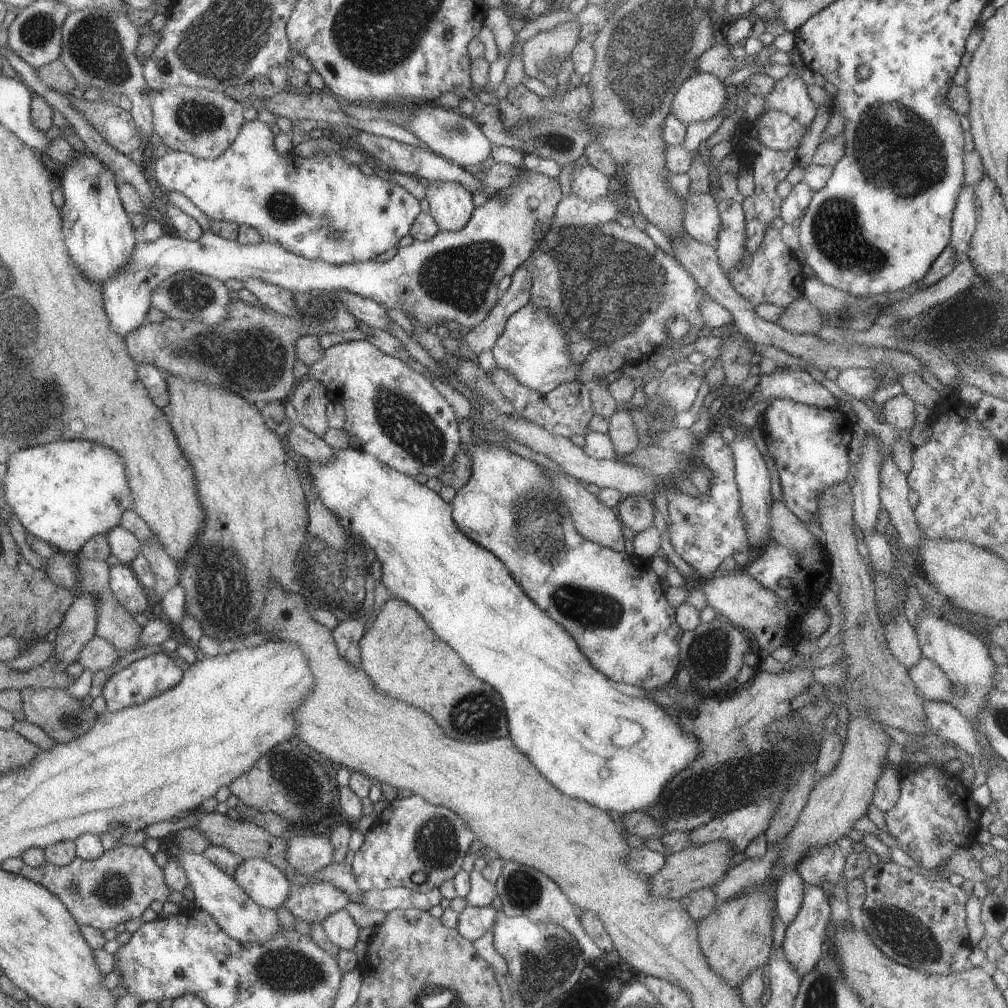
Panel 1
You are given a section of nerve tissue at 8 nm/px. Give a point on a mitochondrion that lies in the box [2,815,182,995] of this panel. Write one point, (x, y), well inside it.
(112, 890)

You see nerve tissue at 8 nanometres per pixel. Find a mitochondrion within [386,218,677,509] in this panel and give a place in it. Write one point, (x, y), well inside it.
(603, 291)

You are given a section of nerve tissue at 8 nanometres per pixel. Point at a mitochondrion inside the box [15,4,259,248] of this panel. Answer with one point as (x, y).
(97, 47)

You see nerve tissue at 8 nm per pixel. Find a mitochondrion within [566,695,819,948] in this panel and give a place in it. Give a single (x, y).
(697, 799)

